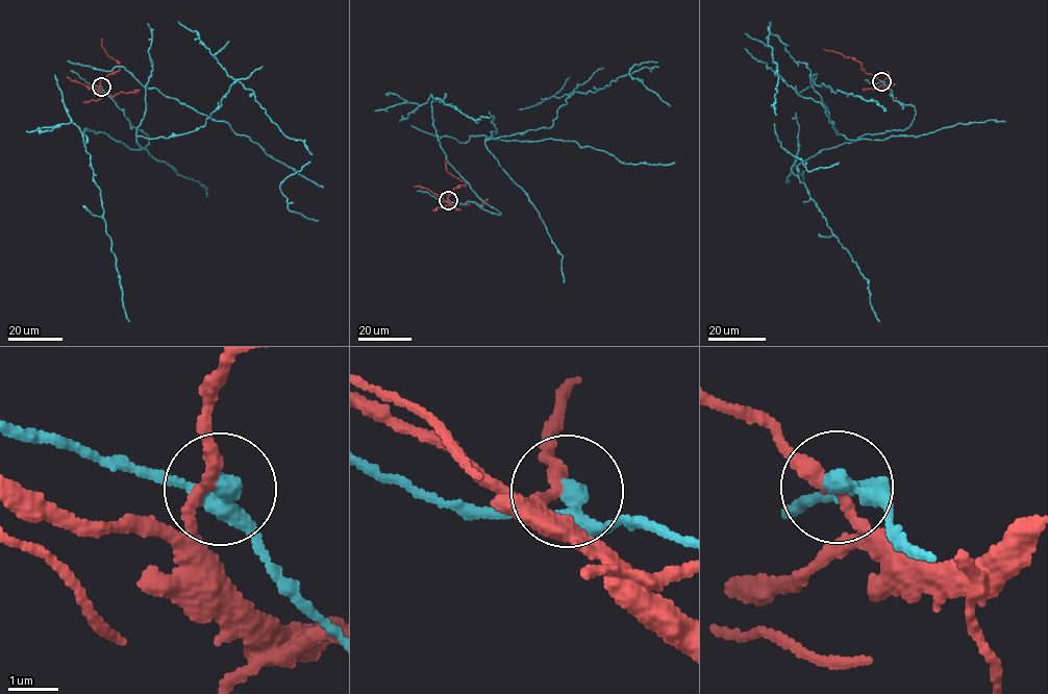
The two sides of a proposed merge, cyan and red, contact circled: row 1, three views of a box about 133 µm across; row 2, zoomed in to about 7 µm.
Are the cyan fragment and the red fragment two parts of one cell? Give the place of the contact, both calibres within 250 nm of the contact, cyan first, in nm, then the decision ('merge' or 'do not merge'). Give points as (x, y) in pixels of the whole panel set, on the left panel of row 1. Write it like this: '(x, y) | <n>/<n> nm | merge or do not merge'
(101, 87) | 300/240 nm | do not merge

